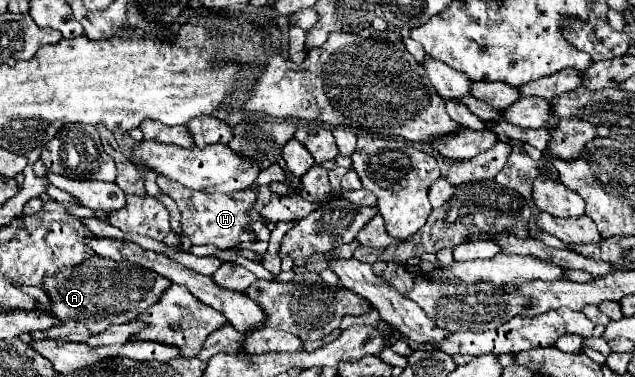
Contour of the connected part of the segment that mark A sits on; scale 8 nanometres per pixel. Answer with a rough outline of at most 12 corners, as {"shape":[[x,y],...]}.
{"shape":[[93,257],[45,279],[61,329],[33,339],[87,341],[135,321],[171,281]]}

